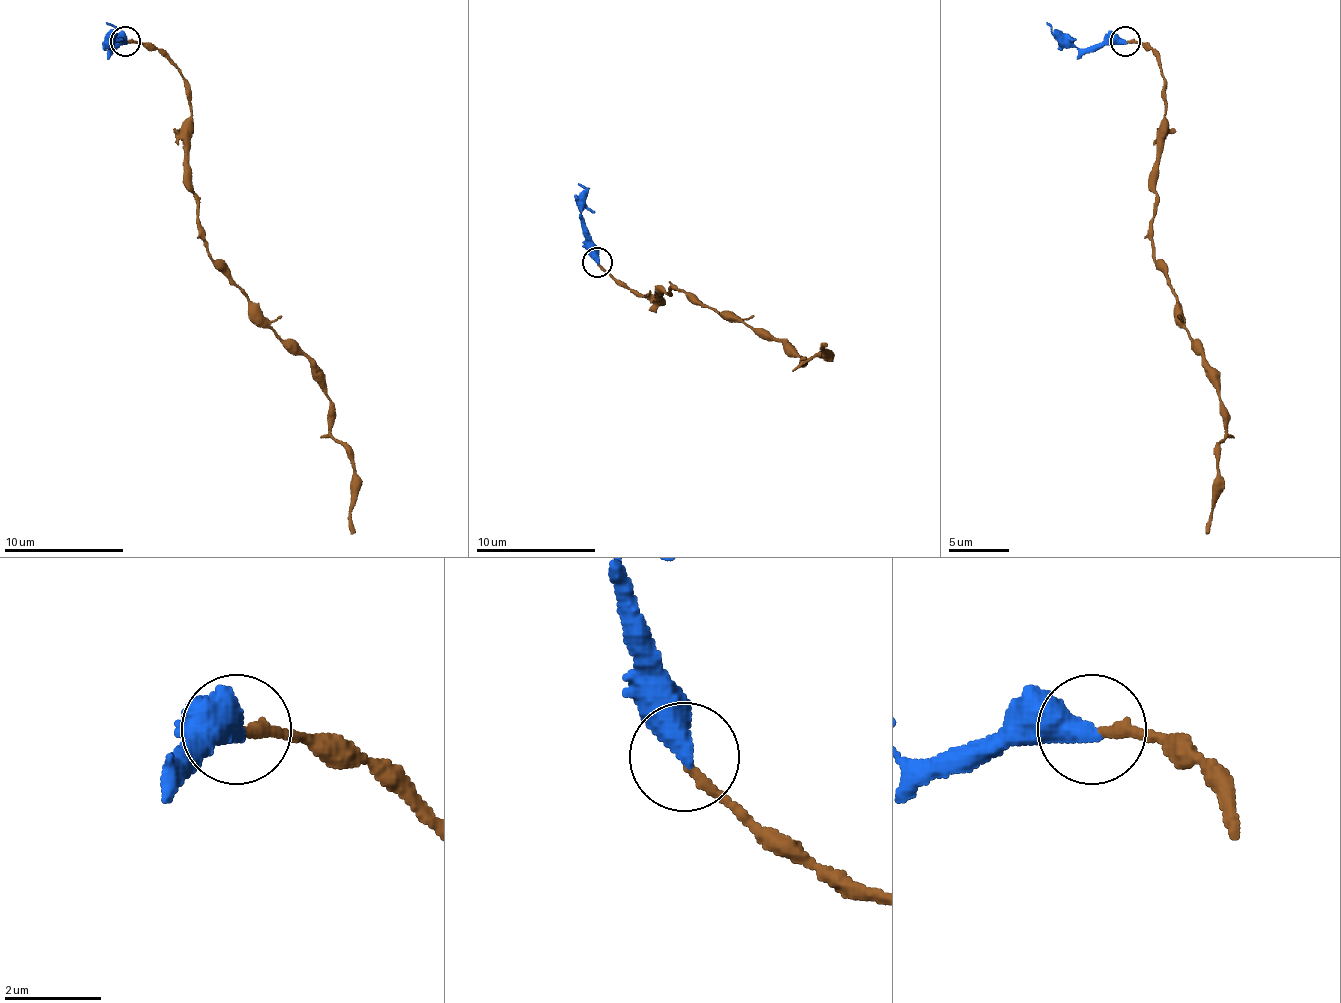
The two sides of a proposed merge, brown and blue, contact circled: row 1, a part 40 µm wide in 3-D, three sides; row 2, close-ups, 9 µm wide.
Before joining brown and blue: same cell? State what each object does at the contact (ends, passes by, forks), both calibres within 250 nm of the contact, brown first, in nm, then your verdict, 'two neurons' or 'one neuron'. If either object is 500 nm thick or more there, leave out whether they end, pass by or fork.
220/500 nm | one neuron

